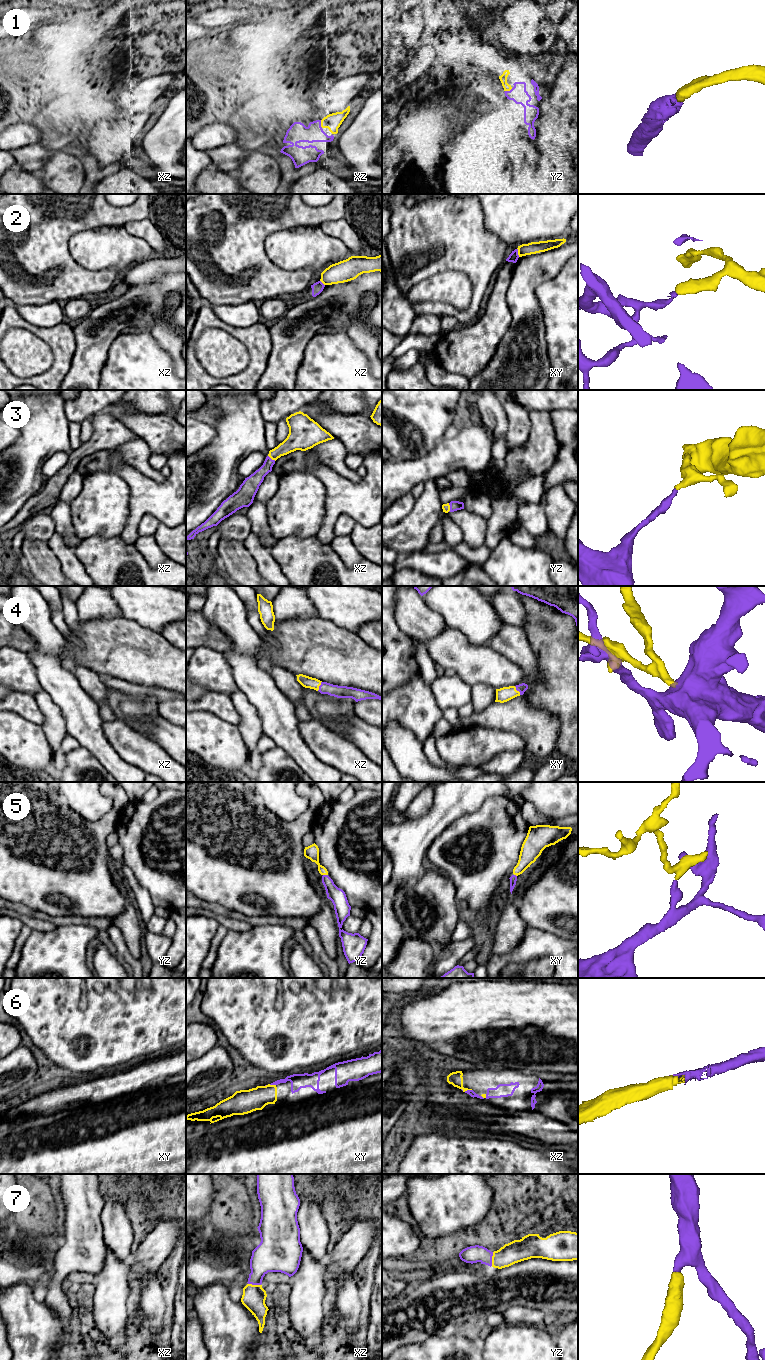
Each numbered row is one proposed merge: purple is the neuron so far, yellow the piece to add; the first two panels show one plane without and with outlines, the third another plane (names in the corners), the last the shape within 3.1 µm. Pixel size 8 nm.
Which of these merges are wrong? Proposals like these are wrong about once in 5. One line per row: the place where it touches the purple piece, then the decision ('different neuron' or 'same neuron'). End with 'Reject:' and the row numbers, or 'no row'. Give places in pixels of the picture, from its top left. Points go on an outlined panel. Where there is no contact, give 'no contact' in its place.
1: contact xz (320, 124); same neuron
2: contact xy (517, 252); different neuron
3: contact yz (450, 507); same neuron
4: contact xy (517, 690); same neuron
5: contact yz (325, 875); same neuron
6: contact xz (466, 1091); same neuron
7: contact yz (491, 1259); same neuron
Reject: 2

